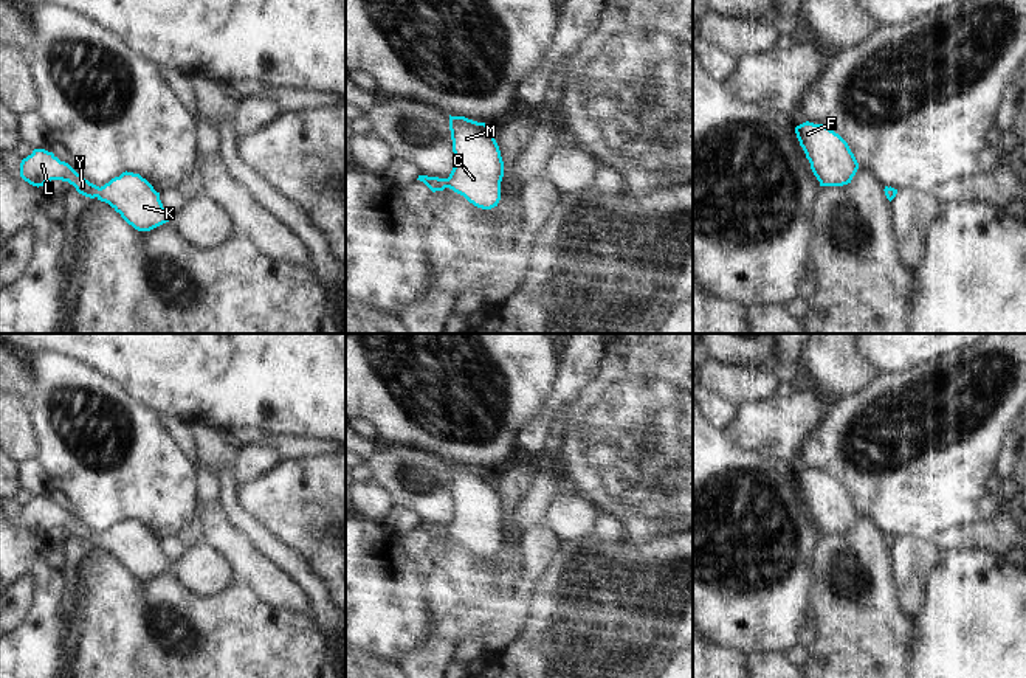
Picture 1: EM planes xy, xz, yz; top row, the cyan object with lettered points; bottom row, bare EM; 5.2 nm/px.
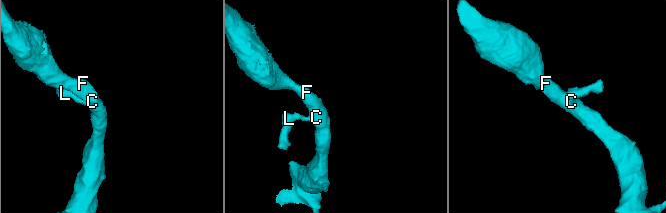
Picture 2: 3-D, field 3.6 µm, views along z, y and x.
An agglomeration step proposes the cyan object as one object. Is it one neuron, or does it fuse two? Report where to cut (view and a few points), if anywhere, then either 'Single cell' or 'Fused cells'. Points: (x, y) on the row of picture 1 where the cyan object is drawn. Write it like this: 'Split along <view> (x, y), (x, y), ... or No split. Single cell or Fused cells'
No split. Single cell.

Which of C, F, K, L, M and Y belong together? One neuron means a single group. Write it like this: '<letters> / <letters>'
C F K L M Y

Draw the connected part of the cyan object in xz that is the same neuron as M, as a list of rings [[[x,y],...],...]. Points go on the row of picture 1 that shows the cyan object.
[[[449,115],[454,168],[448,178],[418,175],[432,192],[445,188],[482,209],[498,206],[504,161],[491,126]]]

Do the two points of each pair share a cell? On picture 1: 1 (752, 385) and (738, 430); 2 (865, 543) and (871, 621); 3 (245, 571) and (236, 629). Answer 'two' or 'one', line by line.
1: two
2: one
3: two

